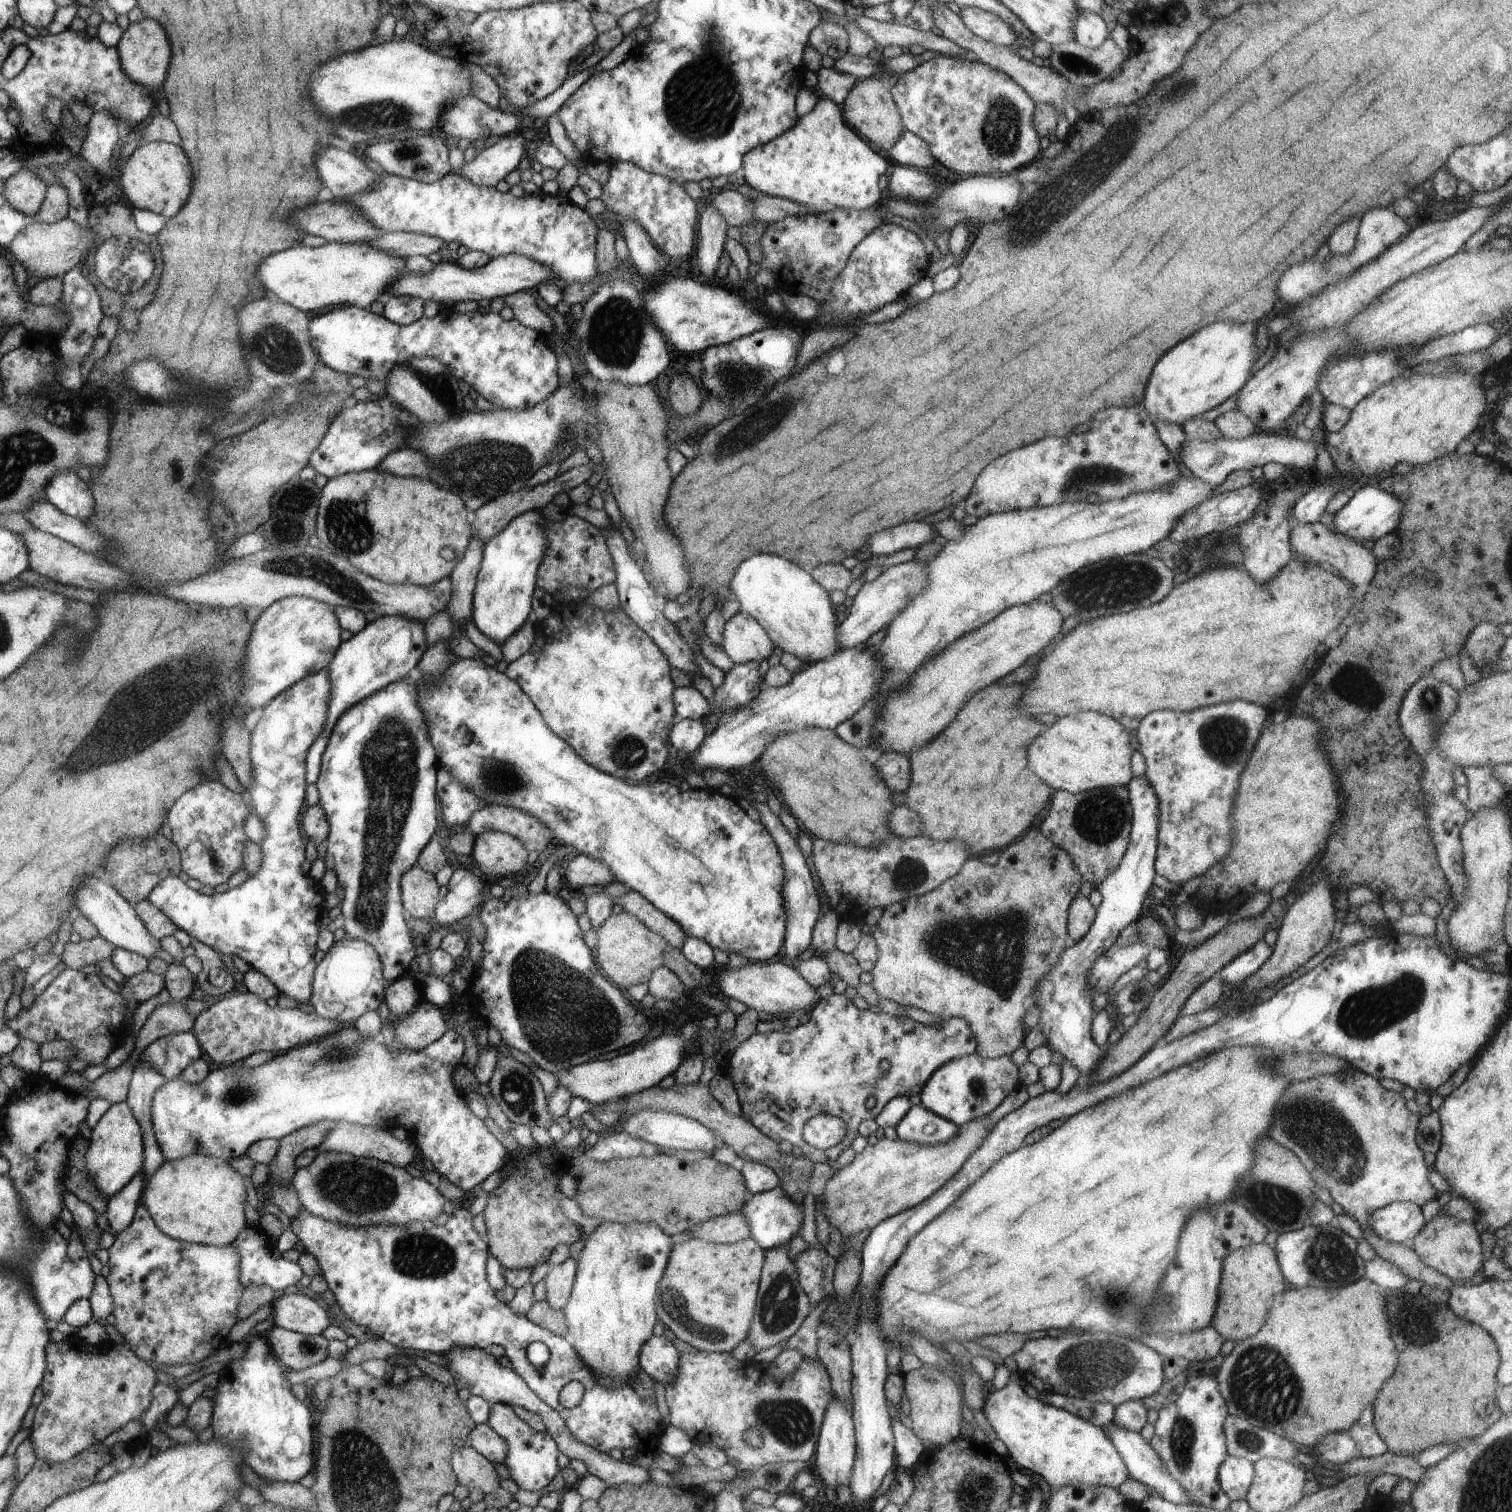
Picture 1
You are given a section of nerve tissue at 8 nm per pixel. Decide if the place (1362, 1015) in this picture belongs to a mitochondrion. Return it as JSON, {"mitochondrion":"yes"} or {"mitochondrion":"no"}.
{"mitochondrion":"yes"}

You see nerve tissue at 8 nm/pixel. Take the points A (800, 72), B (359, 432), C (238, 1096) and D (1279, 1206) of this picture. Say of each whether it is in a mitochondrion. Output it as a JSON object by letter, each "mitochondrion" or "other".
{"A":"other","B":"other","C":"mitochondrion","D":"mitochondrion"}

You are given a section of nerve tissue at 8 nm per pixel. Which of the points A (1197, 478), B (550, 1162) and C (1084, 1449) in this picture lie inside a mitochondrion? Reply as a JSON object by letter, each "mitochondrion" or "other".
{"A":"other","B":"other","C":"other"}

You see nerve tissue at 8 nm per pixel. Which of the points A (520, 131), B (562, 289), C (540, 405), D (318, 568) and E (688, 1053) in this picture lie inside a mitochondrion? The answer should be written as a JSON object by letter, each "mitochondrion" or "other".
{"A":"other","B":"other","C":"other","D":"mitochondrion","E":"other"}

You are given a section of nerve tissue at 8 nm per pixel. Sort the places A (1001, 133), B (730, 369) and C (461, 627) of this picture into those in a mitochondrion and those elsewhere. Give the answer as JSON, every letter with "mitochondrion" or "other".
{"A":"mitochondrion","B":"mitochondrion","C":"other"}

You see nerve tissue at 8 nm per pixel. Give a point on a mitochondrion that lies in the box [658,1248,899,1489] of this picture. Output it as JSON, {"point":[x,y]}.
{"point":[789,1421]}

